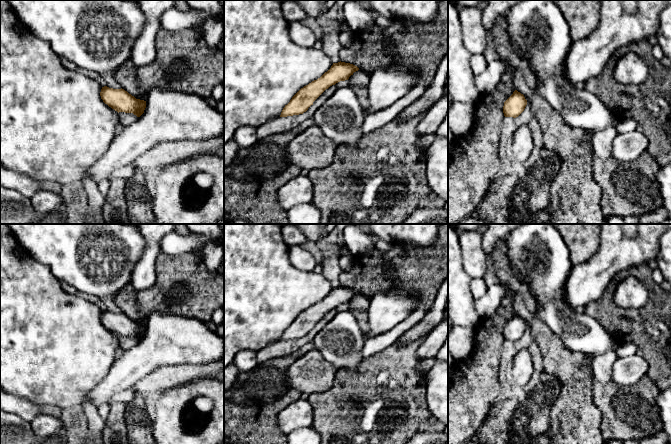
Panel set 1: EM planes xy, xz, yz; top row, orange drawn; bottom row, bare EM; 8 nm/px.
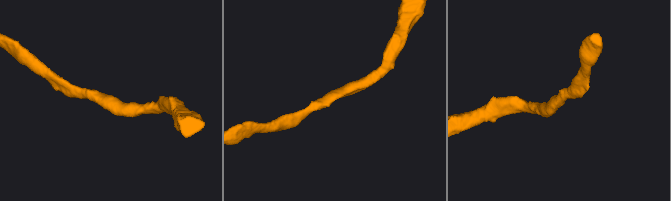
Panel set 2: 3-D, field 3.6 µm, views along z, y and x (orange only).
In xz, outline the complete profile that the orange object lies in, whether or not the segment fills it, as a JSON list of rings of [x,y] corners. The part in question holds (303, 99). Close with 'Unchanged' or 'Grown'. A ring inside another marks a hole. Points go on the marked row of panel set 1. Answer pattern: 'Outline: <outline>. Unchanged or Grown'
Outline: [[[338,62],[320,78],[301,88],[283,108],[280,117],[303,114],[313,102],[330,86],[348,80],[359,68],[353,64]]]. Unchanged

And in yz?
Outline: [[[515,90],[504,102],[503,113],[505,117],[518,117],[525,109],[527,100],[524,95]]]. Unchanged

